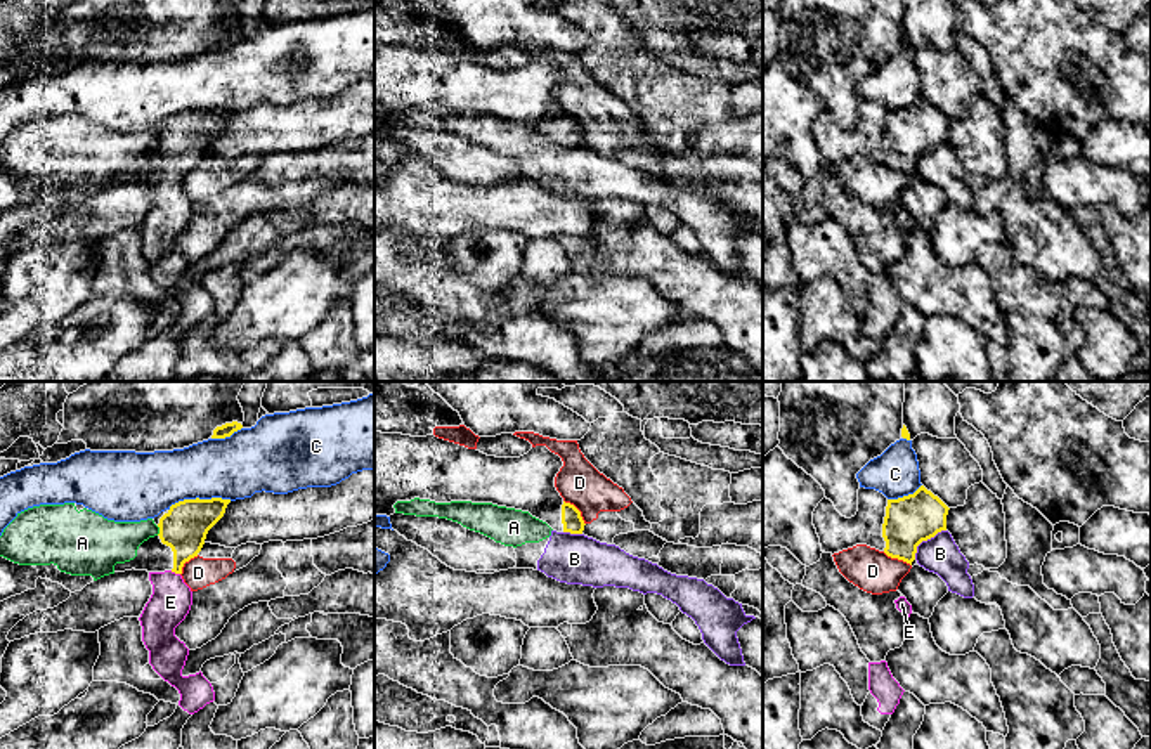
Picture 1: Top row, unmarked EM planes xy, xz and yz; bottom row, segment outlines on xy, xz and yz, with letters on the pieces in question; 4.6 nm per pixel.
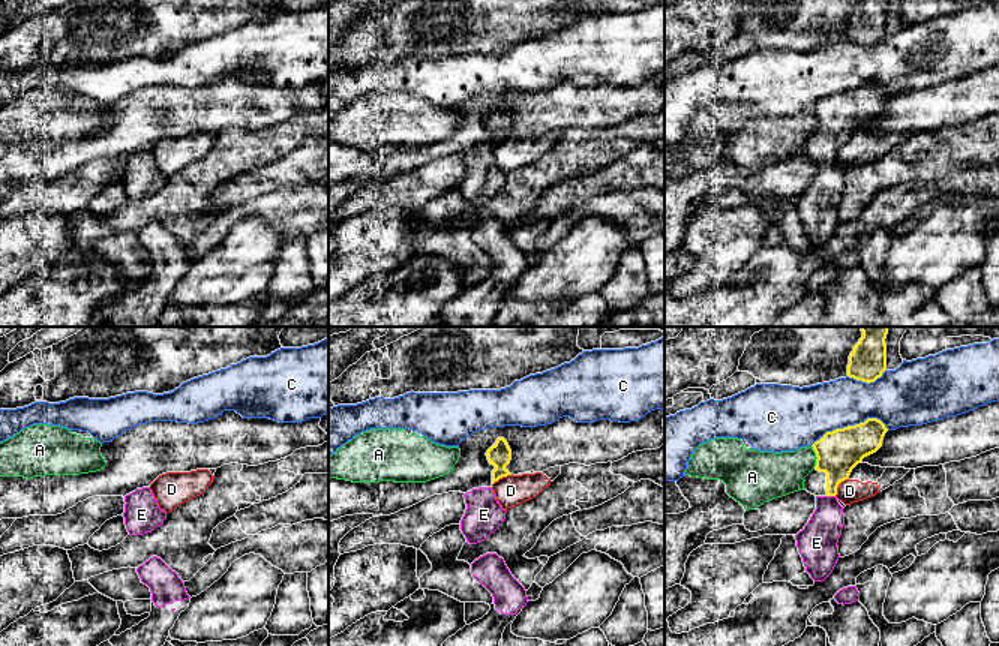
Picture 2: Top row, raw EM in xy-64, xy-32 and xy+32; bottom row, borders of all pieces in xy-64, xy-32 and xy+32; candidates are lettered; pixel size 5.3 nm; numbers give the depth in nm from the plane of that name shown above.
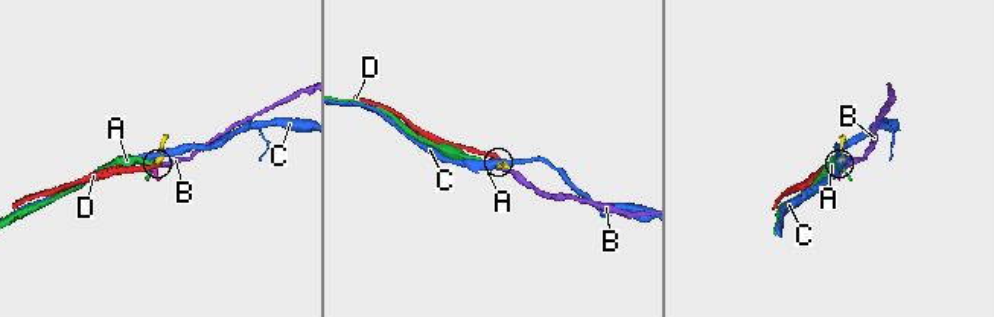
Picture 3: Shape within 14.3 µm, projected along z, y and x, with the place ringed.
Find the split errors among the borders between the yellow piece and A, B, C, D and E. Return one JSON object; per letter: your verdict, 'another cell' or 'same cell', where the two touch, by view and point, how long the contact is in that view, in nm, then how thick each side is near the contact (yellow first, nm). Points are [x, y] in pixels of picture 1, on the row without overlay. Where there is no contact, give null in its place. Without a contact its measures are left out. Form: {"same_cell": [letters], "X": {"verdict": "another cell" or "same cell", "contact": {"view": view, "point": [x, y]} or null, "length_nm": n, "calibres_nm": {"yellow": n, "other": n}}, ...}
{"same_cell": ["E"], "A": {"verdict": "another cell", "contact": {"view": "xy", "point": [160, 143]}, "length_nm": 50, "calibres_nm": {"yellow": 220, "other": 200}}, "B": {"verdict": "another cell", "contact": {"view": "yz", "point": [924, 151]}, "length_nm": 200, "calibres_nm": {"yellow": 220, "other": 170}}, "C": {"verdict": "another cell", "contact": {"view": "xy", "point": [198, 110]}, "length_nm": 300, "calibres_nm": {"yellow": 220, "other": 300}}, "D": {"verdict": "another cell", "contact": {"view": "xz", "point": [578, 122]}, "length_nm": 160, "calibres_nm": {"yellow": 100, "other": 200}}, "E": {"verdict": "same cell", "contact": {"view": "xy", "point": [175, 184]}, "length_nm": 50, "calibres_nm": {"yellow": 220, "other": 190}}}

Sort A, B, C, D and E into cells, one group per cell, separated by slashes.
A B / C / D / E

